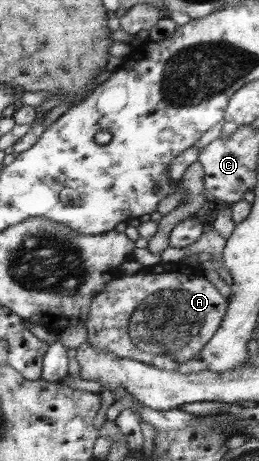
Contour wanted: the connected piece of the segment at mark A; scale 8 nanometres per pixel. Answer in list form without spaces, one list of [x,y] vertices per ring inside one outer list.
[[[180,261],[160,262],[157,265],[142,267],[139,271],[131,275],[124,273],[124,275],[119,276],[119,278],[113,279],[108,283],[108,286],[103,293],[100,293],[95,297],[95,300],[92,301],[91,304],[90,317],[85,325],[88,332],[87,341],[91,343],[92,346],[95,346],[98,351],[114,353],[120,358],[135,359],[136,361],[144,362],[144,364],[147,365],[160,367],[162,370],[176,371],[184,362],[190,361],[192,358],[195,358],[198,353],[202,352],[203,346],[210,341],[210,338],[215,336],[214,332],[218,332],[218,326],[220,326],[220,322],[223,322],[224,312],[227,312],[226,298],[220,294],[220,290],[218,290],[208,278],[202,276],[202,272],[198,274],[196,270],[190,268],[190,264],[186,266],[186,264],[180,264]]]

